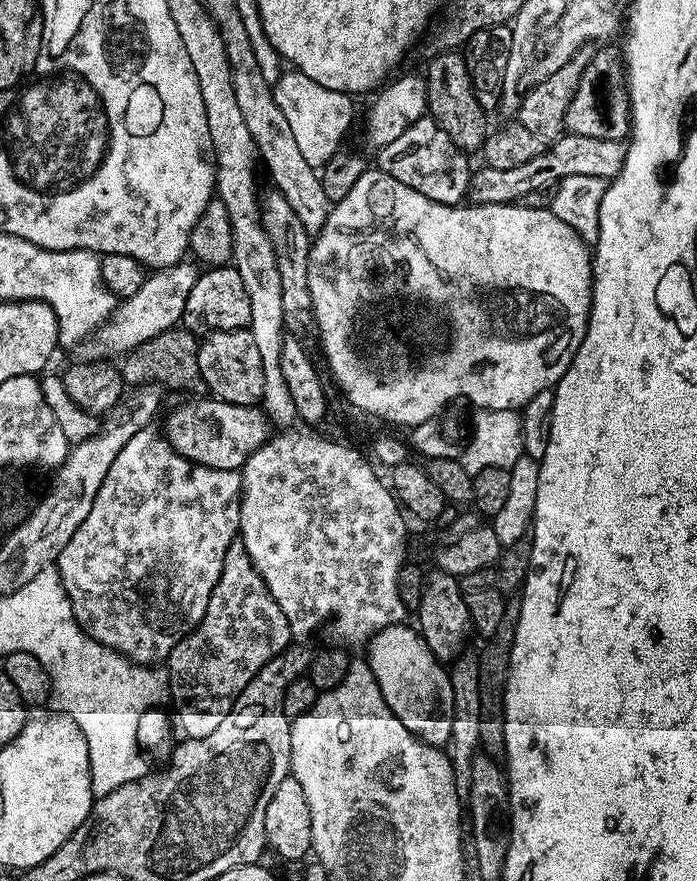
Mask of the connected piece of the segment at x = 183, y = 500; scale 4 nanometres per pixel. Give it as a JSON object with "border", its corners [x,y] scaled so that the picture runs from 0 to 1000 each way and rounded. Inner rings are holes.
{"border":[[[214,484],[198,489],[192,497],[182,502],[171,512],[168,520],[158,528],[158,533],[146,544],[141,553],[133,574],[123,590],[112,597],[100,611],[100,615],[90,621],[86,631],[77,639],[89,665],[100,679],[100,688],[109,694],[109,705],[128,722],[146,729],[154,736],[172,740],[182,749],[194,754],[222,755],[222,749],[240,750],[242,742],[258,725],[270,721],[281,707],[293,700],[296,688],[301,683],[301,674],[319,652],[319,633],[324,633],[324,624],[340,612],[344,603],[344,537],[343,535],[301,532],[298,529],[284,528],[277,523],[253,514],[237,496],[222,485]]]}

